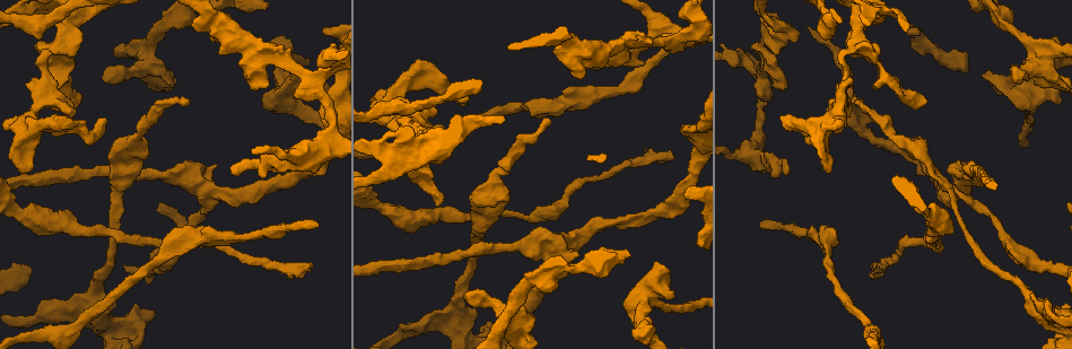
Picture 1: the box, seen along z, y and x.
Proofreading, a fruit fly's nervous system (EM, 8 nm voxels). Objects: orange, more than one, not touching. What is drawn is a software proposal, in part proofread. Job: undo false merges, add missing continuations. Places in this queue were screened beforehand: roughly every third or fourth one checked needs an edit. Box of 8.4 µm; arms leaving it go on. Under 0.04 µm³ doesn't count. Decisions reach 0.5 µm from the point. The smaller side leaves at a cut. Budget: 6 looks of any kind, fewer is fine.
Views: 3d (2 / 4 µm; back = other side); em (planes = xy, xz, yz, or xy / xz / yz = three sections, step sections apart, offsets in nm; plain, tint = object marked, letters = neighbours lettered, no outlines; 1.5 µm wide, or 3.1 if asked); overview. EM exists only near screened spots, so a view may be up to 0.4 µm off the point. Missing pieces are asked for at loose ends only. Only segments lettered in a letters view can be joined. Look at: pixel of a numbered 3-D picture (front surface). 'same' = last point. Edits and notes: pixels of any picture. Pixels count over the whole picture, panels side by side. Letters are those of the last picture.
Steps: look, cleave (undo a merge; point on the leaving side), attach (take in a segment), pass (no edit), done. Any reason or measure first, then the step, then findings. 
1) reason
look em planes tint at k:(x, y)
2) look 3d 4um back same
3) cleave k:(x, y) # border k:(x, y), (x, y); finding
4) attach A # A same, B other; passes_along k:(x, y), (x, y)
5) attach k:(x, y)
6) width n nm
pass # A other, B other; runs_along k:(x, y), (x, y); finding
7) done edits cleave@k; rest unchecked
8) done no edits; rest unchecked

four-way junction
look em planes letters at 1:(141, 60)

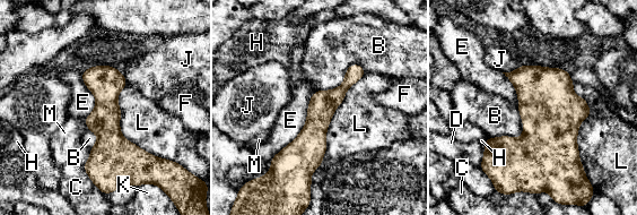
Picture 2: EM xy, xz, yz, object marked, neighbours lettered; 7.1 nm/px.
pass # B other, C other, D other, E other, F other, H other, J other, K other, L other, M other; runs_along 2:(97, 70), (108, 135), (155, 181); one cell here

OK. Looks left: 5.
tapers out
look em yz step 4 letters at 1:(549, 123)

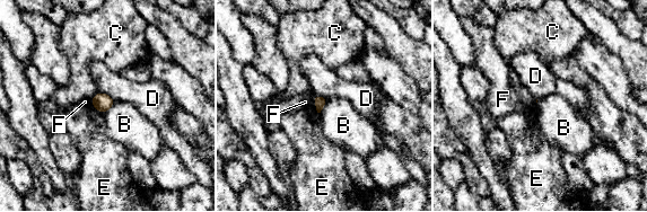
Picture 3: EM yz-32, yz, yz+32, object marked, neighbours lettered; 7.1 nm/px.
pass # B other, C other, D other, E other, F other; border 3:(115, 100), (104, 114); no lettered segment goes on from it

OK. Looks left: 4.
long arm stops here
look 3d 4um at 1:(763, 225)

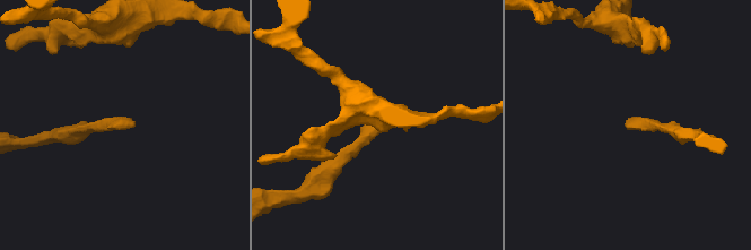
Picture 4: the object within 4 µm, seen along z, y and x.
need the tissue
look em planes letters at 4:(630, 119)

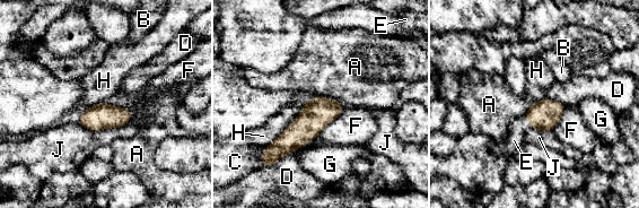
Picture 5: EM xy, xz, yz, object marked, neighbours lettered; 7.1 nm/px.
attach E # A other, B other, C other, D other, E same, F other, G other, H other, J other; passes_along 5:(542, 115), (527, 121), (514, 140); it goes on there

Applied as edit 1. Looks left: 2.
done edits attach@5; rest unchecked

